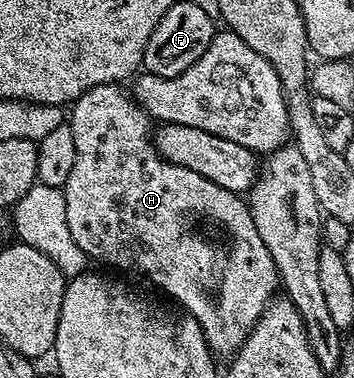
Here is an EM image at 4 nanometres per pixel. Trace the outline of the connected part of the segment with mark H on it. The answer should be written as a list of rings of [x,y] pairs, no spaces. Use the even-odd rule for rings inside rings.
[[[112,82],[100,84],[96,88],[88,88],[88,92],[80,95],[68,110],[68,125],[72,128],[72,140],[76,144],[76,160],[72,163],[72,173],[68,175],[64,187],[68,229],[72,231],[72,240],[76,240],[76,244],[80,244],[80,248],[86,253],[87,259],[91,263],[99,262],[102,266],[111,266],[112,269],[123,270],[126,274],[135,274],[138,278],[147,278],[156,289],[163,290],[170,298],[175,298],[182,305],[179,307],[185,313],[193,316],[200,324],[210,353],[219,359],[226,357],[229,359],[231,356],[237,355],[238,351],[242,349],[250,330],[257,324],[264,308],[270,303],[271,298],[279,293],[278,269],[272,260],[272,252],[268,252],[268,248],[264,248],[264,240],[260,240],[260,232],[256,232],[252,212],[243,195],[228,192],[228,188],[220,188],[220,184],[212,184],[212,180],[204,180],[204,176],[200,176],[196,172],[188,172],[188,168],[172,164],[159,156],[152,137],[150,115],[141,110],[133,97],[127,91],[125,94],[122,89],[121,85]],[[193,218],[207,218],[208,221],[215,222],[230,237],[230,243],[227,244],[226,250],[217,250],[208,239],[201,238],[196,231],[186,230],[186,225]]]

